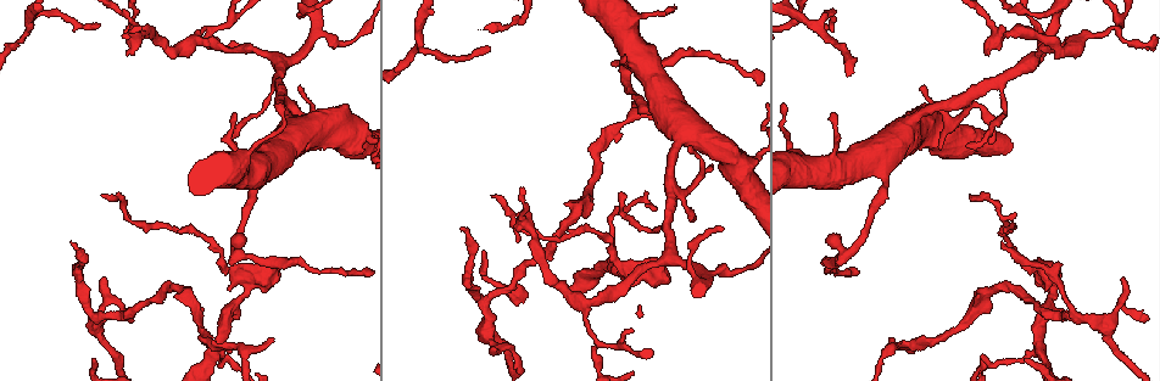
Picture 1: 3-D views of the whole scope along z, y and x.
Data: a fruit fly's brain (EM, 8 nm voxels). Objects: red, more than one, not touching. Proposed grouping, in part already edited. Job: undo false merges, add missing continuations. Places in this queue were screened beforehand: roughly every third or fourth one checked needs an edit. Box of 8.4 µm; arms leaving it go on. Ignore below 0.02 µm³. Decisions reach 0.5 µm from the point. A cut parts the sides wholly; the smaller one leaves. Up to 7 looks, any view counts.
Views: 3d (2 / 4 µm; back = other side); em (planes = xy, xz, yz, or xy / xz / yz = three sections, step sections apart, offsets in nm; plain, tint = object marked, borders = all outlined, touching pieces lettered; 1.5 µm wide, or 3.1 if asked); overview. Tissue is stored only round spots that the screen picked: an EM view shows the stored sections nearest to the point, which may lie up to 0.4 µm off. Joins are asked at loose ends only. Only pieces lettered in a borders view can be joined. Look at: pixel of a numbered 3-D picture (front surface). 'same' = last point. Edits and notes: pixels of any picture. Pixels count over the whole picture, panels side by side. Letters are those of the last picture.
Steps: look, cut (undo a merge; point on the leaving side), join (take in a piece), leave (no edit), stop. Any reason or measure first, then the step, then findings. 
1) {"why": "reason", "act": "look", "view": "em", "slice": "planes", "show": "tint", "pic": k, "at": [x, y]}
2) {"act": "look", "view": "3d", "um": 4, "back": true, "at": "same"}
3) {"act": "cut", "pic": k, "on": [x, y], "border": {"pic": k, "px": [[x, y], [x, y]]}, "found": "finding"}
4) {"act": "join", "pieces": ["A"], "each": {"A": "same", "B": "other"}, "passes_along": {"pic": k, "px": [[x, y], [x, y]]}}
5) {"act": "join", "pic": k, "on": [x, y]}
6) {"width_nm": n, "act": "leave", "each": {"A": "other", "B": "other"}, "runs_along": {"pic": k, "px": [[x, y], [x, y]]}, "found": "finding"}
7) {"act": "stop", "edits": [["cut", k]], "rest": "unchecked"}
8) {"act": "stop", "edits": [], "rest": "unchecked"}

{"why": "sharp bend", "act": "look", "view": "em", "slice": "xz", "step": 8, "show": "borders", "pic": 1, "at": [135, 36]}

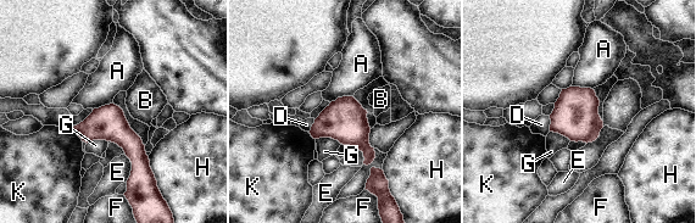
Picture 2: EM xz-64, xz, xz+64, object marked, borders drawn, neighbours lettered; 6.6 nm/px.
{"why": "another direction", "act": "look", "view": "em", "slice": "planes", "show": "borders", "at": "same"}

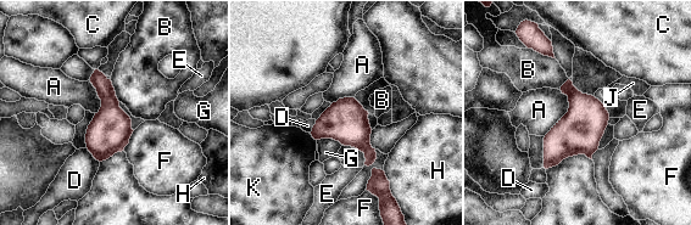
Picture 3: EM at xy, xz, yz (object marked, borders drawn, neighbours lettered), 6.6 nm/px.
{"width_nm": 280, "longest_contact_nm": ["A", 320], "act": "leave", "each": {"A": "other", "B": "other", "C": "other", "D": "other", "E": "other", "F": "other", "G": "other", "H": "other", "J": "other", "K": "other"}, "found": "continuous, no second cell"}

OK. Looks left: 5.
{"why": "free end", "act": "look", "view": "em", "slice": "planes", "show": "borders", "pic": 1, "at": [73, 242]}

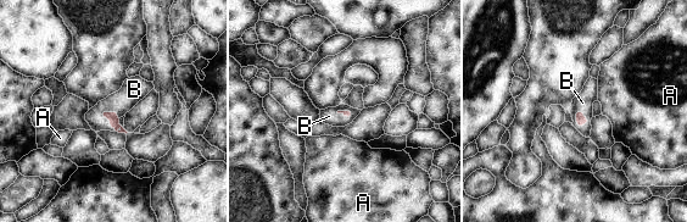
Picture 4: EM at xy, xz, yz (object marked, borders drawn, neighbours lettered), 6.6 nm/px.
{"longest_contact_nm": ["B", 170], "act": "join", "pieces": ["B"], "each": {"A": "other", "B": "same"}, "passes_along": {"pic": 4, "px": [[112, 117], [110, 123], [122, 101]]}, "found": "it goes on there"}

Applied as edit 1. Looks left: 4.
{"act": "look", "view": "overview"}

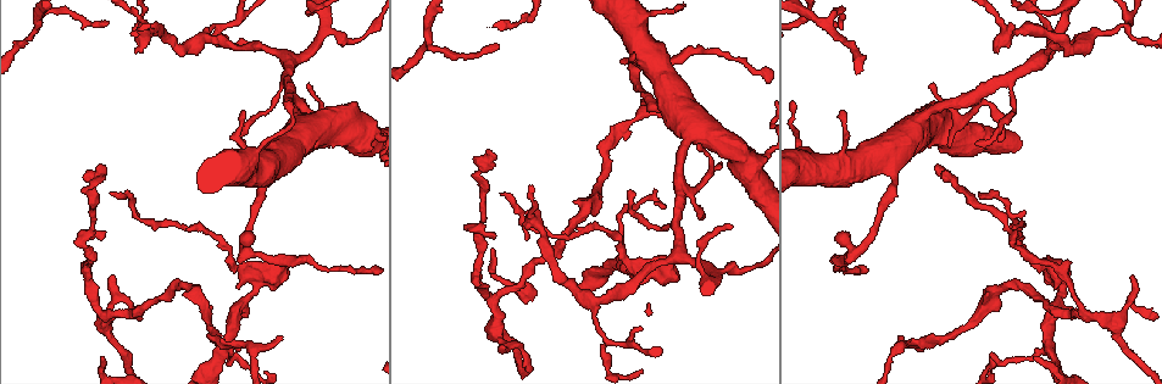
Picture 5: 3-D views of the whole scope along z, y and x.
{"why": "branch stops here", "act": "look", "view": "3d", "um": 2, "pic": 5, "at": [497, 45]}

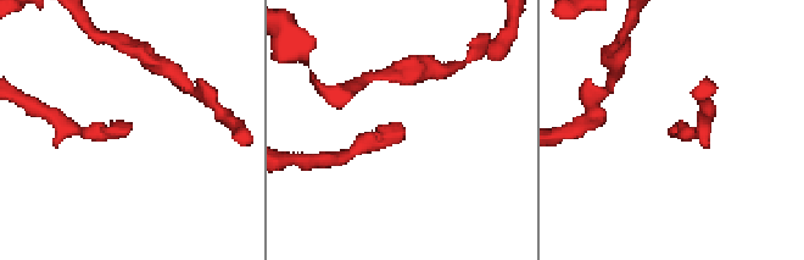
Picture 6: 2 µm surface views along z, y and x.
{"why": "shape alone is not enough", "act": "look", "view": "em", "slice": "yz", "step": 4, "show": "borders", "pic": 6, "at": [401, 126]}

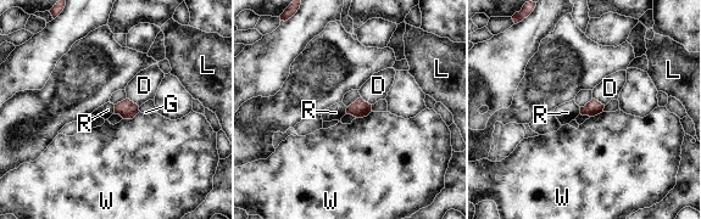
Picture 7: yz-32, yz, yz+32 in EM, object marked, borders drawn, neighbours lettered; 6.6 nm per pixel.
{"why": "cut it another way", "act": "look", "view": "em", "slice": "planes", "show": "borders", "at": "same"}

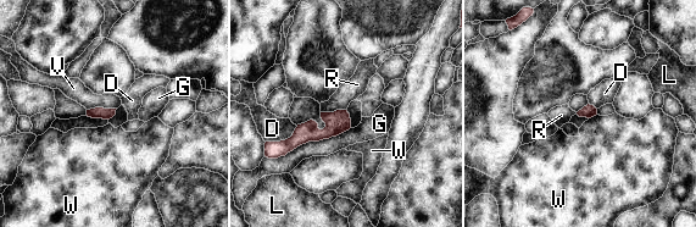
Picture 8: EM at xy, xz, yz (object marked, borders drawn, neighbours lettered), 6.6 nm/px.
{"act": "leave", "each": {"D": "other", "G": "other", "L": "other", "R": "other", "V": "other", "W": "other"}, "runs_along": {"pic": 8, "px": [[346, 116], [283, 149]]}, "found": "no lettered piece goes on from it"}

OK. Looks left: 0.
{"act": "stop", "edits": [["join", 4]], "rest": "unchecked"}

